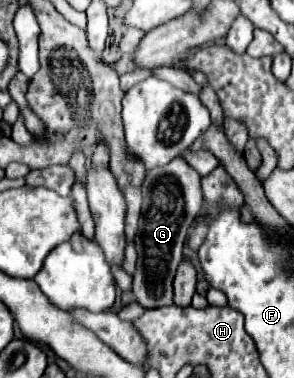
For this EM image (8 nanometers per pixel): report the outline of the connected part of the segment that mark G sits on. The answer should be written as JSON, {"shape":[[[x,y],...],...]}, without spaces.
{"shape":[[[178,156],[166,166],[156,166],[146,172],[142,182],[142,216],[138,220],[136,242],[136,272],[132,292],[138,304],[144,308],[162,308],[172,304],[172,280],[182,260],[182,246],[188,236],[188,228],[194,224],[202,208],[202,190],[198,172]]]}

